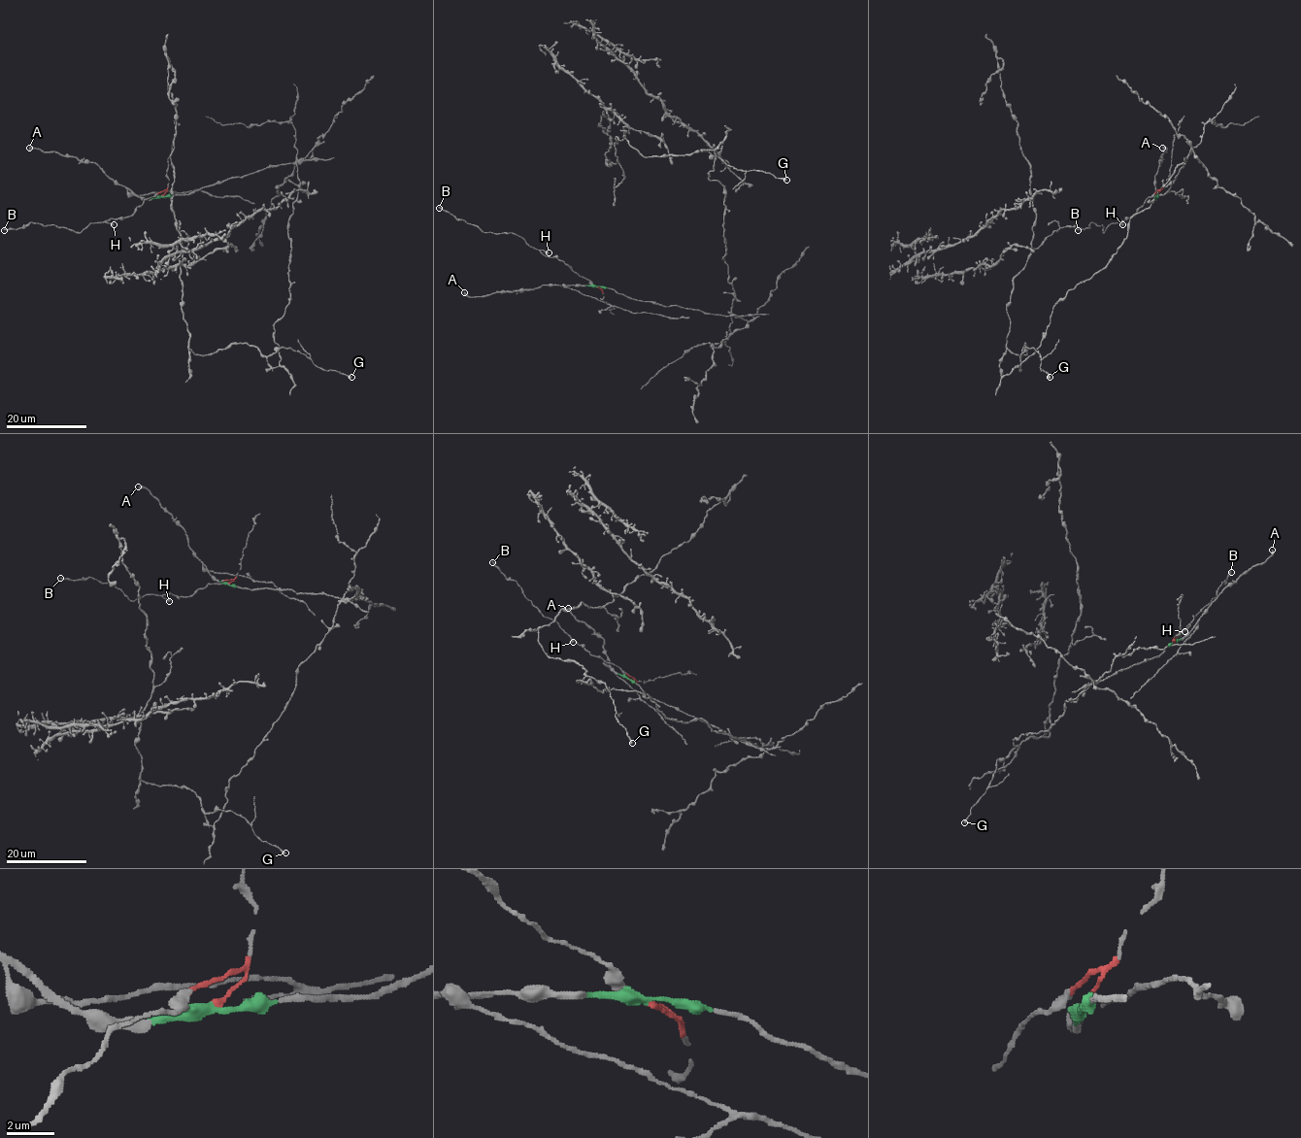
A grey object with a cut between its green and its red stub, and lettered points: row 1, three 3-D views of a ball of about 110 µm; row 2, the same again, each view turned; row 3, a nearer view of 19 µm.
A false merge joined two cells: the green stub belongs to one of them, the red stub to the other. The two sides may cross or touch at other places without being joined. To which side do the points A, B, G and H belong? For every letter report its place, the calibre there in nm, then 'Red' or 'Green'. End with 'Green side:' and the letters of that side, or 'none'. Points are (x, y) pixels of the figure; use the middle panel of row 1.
A: Place: (464, 292). Thickness 440 nm. Green
B: Place: (439, 208). Thickness 240 nm. Red
G: Place: (786, 180). Thickness 380 nm. Green
H: Place: (549, 252). Thickness 360 nm. Red
Green side: A, G

